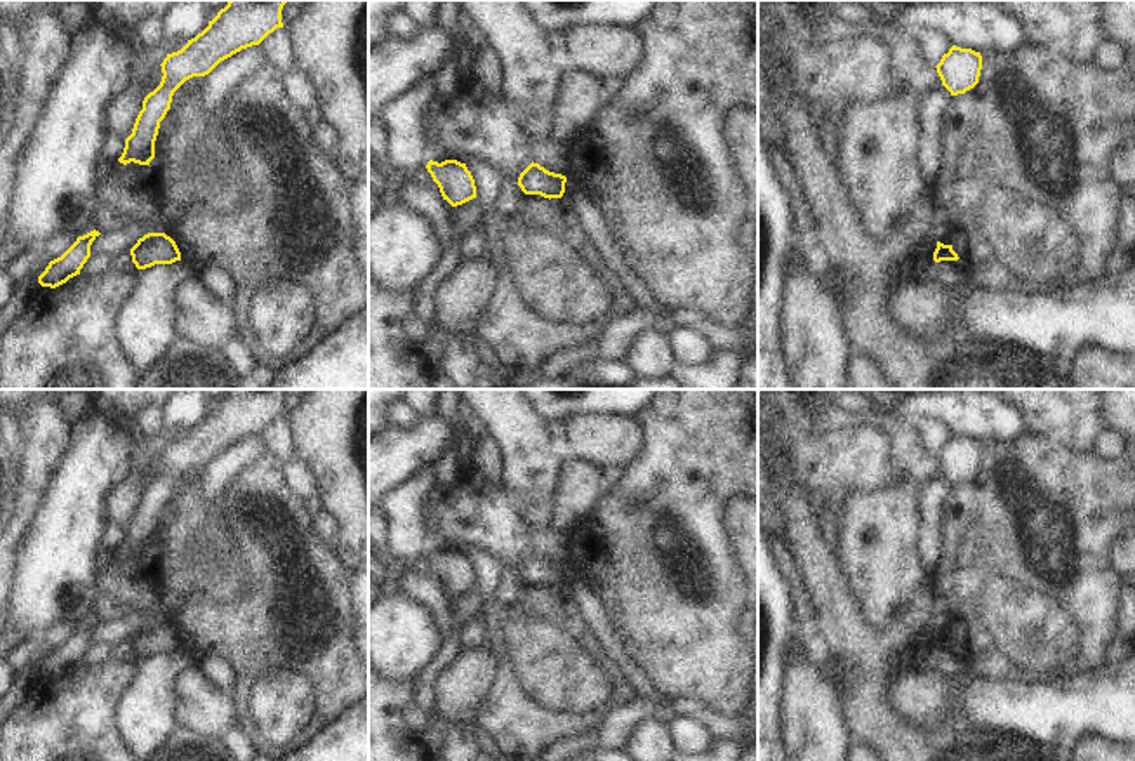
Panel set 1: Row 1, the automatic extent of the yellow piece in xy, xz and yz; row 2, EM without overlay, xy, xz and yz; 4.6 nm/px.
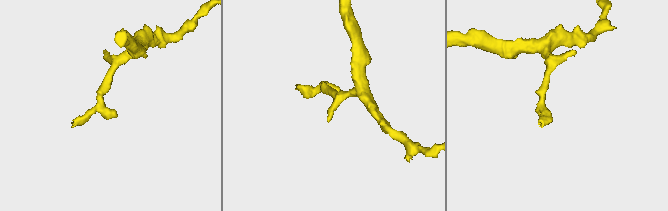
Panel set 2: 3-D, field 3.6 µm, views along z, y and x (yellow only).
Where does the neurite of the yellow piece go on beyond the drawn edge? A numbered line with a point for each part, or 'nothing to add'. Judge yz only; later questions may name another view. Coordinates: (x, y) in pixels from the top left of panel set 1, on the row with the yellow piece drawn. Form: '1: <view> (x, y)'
nothing to add.

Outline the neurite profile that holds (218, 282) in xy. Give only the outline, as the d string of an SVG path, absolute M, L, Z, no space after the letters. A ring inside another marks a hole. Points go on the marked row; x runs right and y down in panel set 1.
M216 266L198 268L196 271L200 285L222 306L233 309L233 299L236 295L236 285L231 275Z

